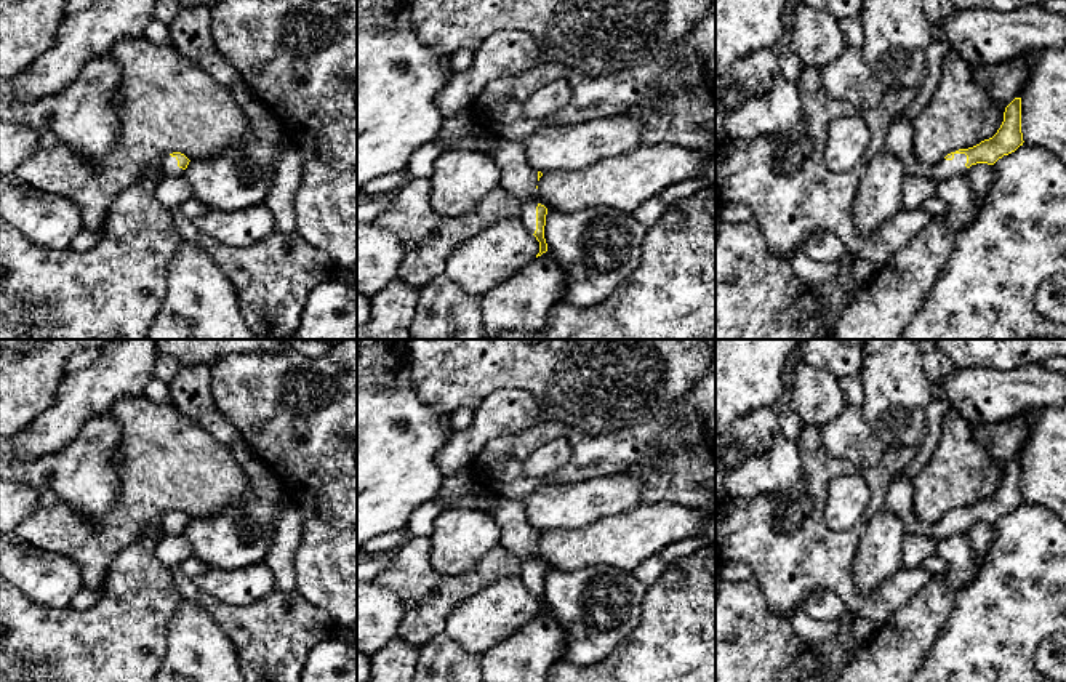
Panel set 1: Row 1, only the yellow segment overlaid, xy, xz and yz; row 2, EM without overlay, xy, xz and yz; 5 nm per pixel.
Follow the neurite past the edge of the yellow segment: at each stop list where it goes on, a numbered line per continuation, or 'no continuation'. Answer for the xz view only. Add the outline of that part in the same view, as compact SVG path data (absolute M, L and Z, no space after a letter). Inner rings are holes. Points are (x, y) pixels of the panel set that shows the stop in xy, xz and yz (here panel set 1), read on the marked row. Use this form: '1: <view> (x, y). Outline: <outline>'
1: xz (517, 176). Outline: M475 126L472 136L485 139L488 147L485 154L501 170L499 184L511 194L515 194L522 200L522 221L530 234L536 231L536 186L538 170L535 170L525 154L523 142L501 138L499 134Z

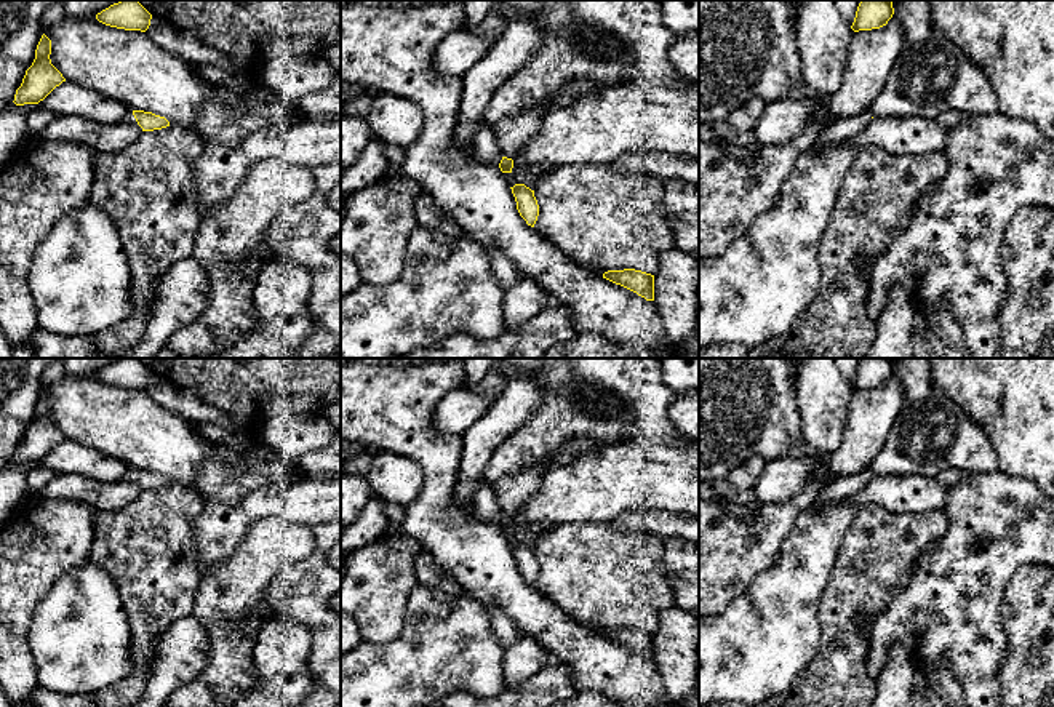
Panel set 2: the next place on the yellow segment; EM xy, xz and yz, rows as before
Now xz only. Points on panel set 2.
1: xz (485, 143). Outline: M483 118L477 123L473 147L481 162L494 165L501 163L502 154L499 150L493 126L489 126Z

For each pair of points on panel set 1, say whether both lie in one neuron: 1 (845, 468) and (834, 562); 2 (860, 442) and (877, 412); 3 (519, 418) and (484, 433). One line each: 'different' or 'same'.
1: same
2: different
3: same

